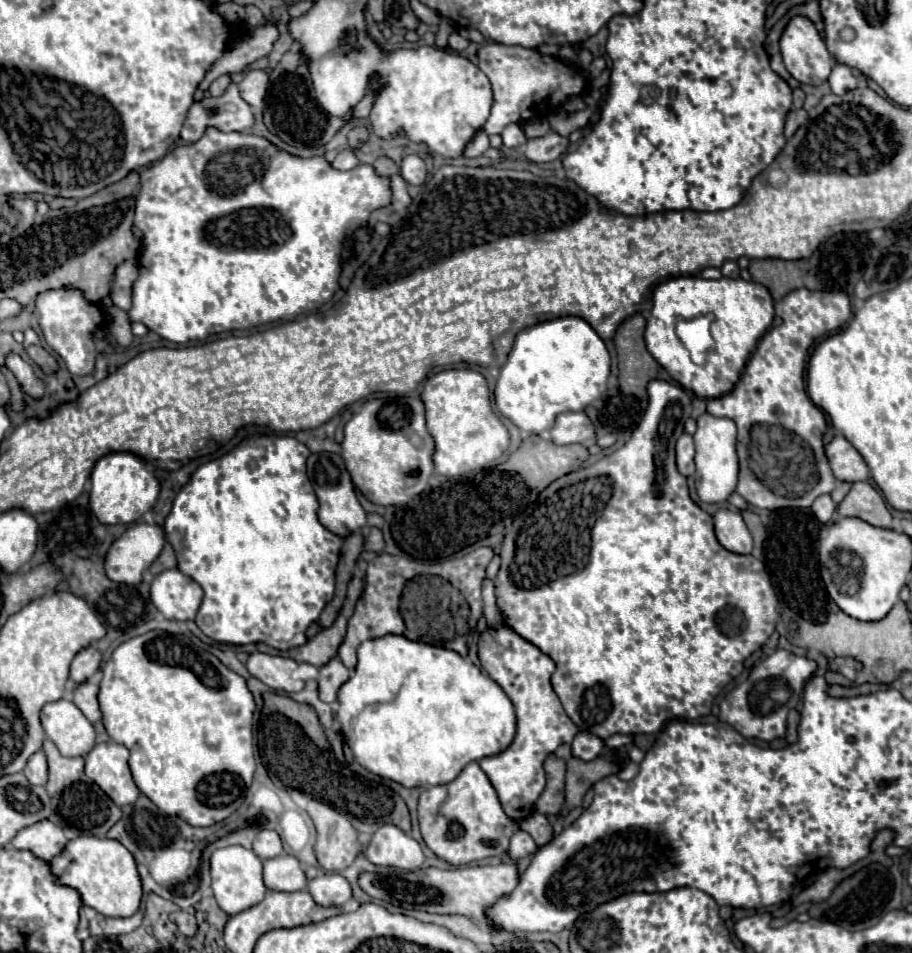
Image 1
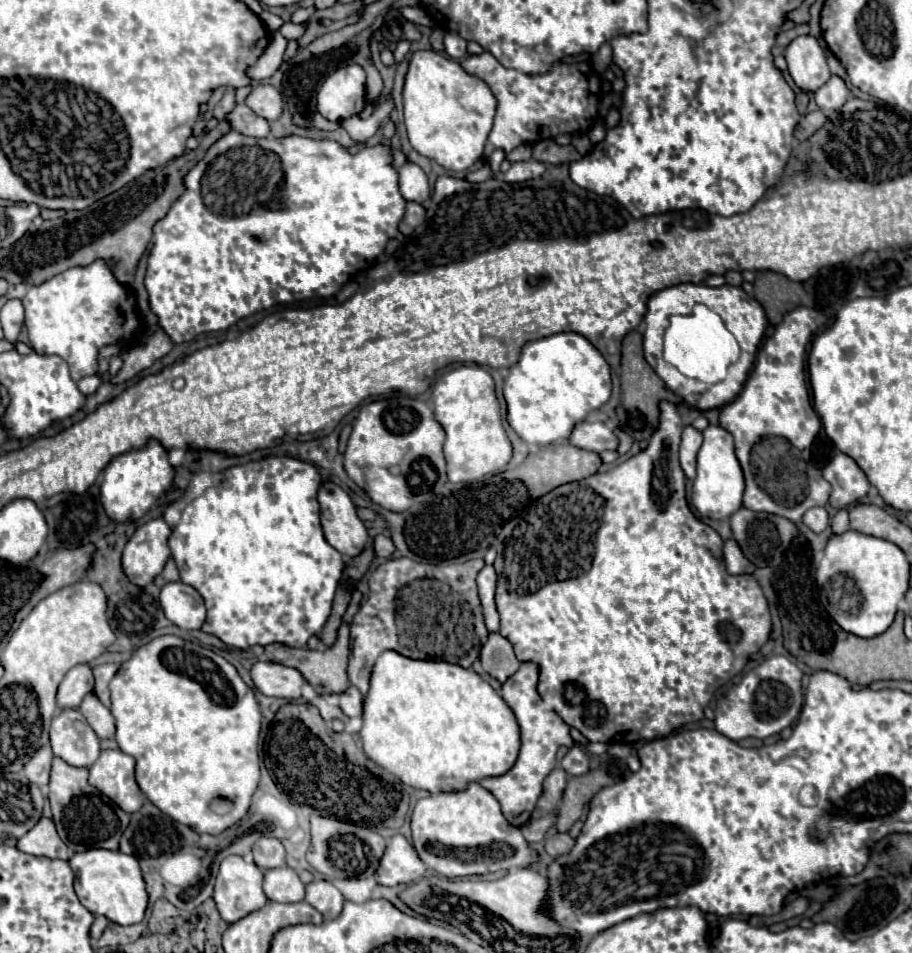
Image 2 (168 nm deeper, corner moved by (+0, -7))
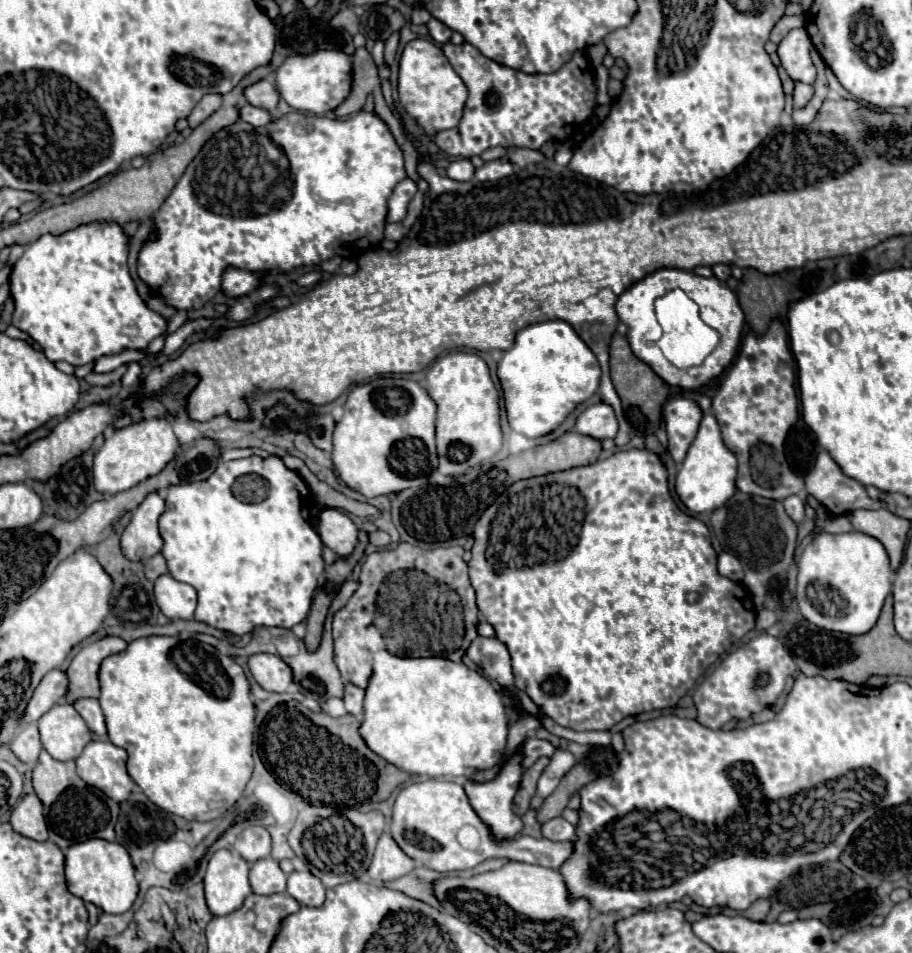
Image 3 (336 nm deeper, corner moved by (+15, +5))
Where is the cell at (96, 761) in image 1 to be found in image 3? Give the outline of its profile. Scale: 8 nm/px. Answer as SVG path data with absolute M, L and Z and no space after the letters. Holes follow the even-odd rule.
M92 740L76 758L76 770L88 786L102 790L114 802L124 802L134 786L126 772L126 752L106 740Z

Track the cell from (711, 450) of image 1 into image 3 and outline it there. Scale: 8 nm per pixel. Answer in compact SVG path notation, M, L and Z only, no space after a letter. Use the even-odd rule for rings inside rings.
M706 414L700 422L700 430L688 448L688 454L678 470L676 476L676 494L692 512L712 512L716 506L724 506L728 498L736 492L736 472L738 472L738 460L736 456L726 448L720 436L718 422L712 414Z

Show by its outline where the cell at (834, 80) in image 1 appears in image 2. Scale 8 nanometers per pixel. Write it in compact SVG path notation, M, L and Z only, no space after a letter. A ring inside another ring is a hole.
M831 76L815 92L815 102L819 104L819 108L825 108L825 110L839 110L845 104L847 96L849 96L849 88L847 88L845 80L839 76Z

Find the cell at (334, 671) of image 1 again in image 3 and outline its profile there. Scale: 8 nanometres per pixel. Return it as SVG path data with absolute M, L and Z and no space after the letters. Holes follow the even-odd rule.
M346 684L344 706L346 706L348 714L352 714L356 718L362 718L362 714L364 714L364 694L366 694L366 690L362 690L358 686L352 686L352 684Z

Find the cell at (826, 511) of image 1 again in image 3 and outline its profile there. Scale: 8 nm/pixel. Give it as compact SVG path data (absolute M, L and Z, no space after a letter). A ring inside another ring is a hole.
M788 496L784 500L784 508L786 508L786 514L794 522L802 522L804 520L804 502L800 500L800 496Z

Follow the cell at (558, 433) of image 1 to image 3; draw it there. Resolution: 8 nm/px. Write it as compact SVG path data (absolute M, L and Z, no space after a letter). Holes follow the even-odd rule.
M606 402L588 406L576 420L576 432L598 440L614 438L618 432L618 420L614 416L612 406Z

